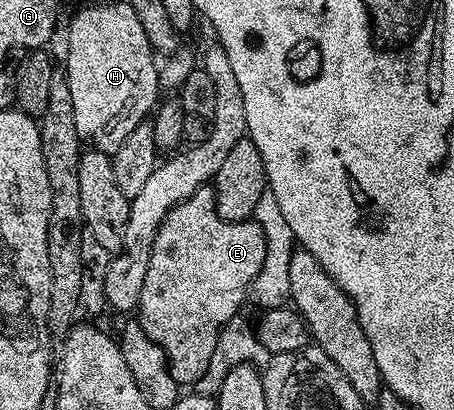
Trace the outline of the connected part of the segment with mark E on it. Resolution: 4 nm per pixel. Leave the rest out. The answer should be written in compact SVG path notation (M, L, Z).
M206 187L199 191L195 191L195 195L183 199L183 203L179 203L163 219L163 223L155 235L153 250L149 256L147 279L143 279L143 291L141 292L141 298L137 304L135 313L141 322L143 331L147 331L147 335L151 335L151 339L156 345L163 347L163 351L169 356L169 370L171 371L173 378L177 380L178 386L192 386L199 378L201 378L203 373L207 371L207 365L211 363L211 355L215 355L215 343L219 339L222 329L224 329L234 317L242 312L241 304L243 304L244 301L247 301L247 298L250 296L253 280L259 275L259 271L263 267L265 255L267 255L267 243L264 239L264 233L257 222L253 219L248 221L223 220L217 210L216 192L214 192L212 188Z

